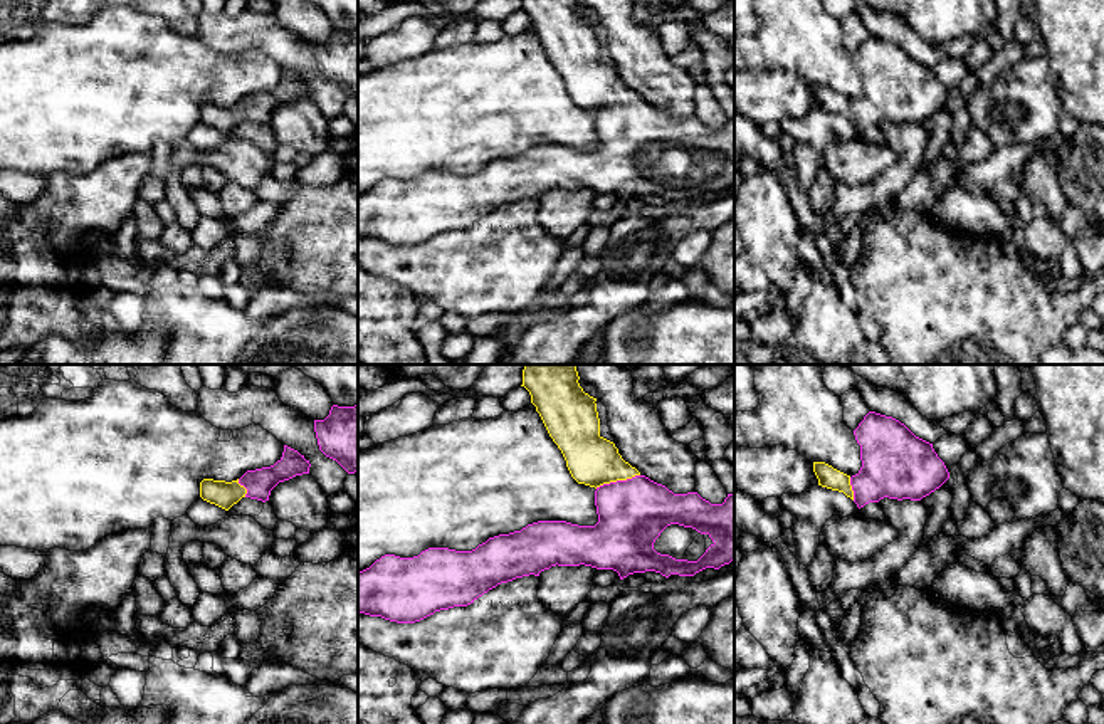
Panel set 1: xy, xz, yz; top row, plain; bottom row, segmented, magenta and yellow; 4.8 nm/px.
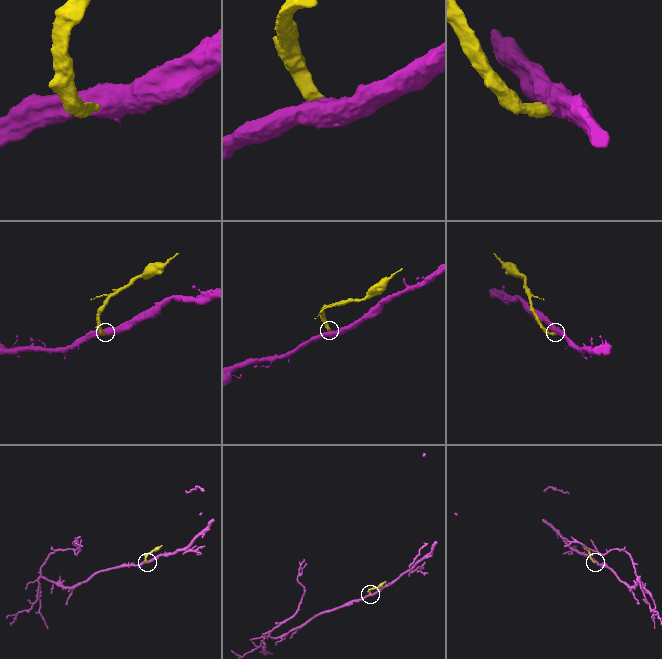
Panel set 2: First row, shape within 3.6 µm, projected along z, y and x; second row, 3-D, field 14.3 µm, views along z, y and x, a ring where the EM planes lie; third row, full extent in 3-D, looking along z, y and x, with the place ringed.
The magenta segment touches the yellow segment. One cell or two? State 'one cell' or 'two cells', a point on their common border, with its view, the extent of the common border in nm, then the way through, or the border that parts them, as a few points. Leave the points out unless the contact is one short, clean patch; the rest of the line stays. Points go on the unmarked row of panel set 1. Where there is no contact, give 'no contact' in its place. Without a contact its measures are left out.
one cell; contact xz (617, 104); length 220 nm; way xz (632, 136), (617, 104), (594, 84)

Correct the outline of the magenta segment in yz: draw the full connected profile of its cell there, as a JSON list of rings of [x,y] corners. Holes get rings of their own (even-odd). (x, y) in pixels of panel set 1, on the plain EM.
[[[869,35],[854,59],[862,84],[855,99],[825,86],[813,86],[813,96],[818,109],[844,116],[859,133],[884,121],[921,124],[949,102],[933,67],[892,40]]]

